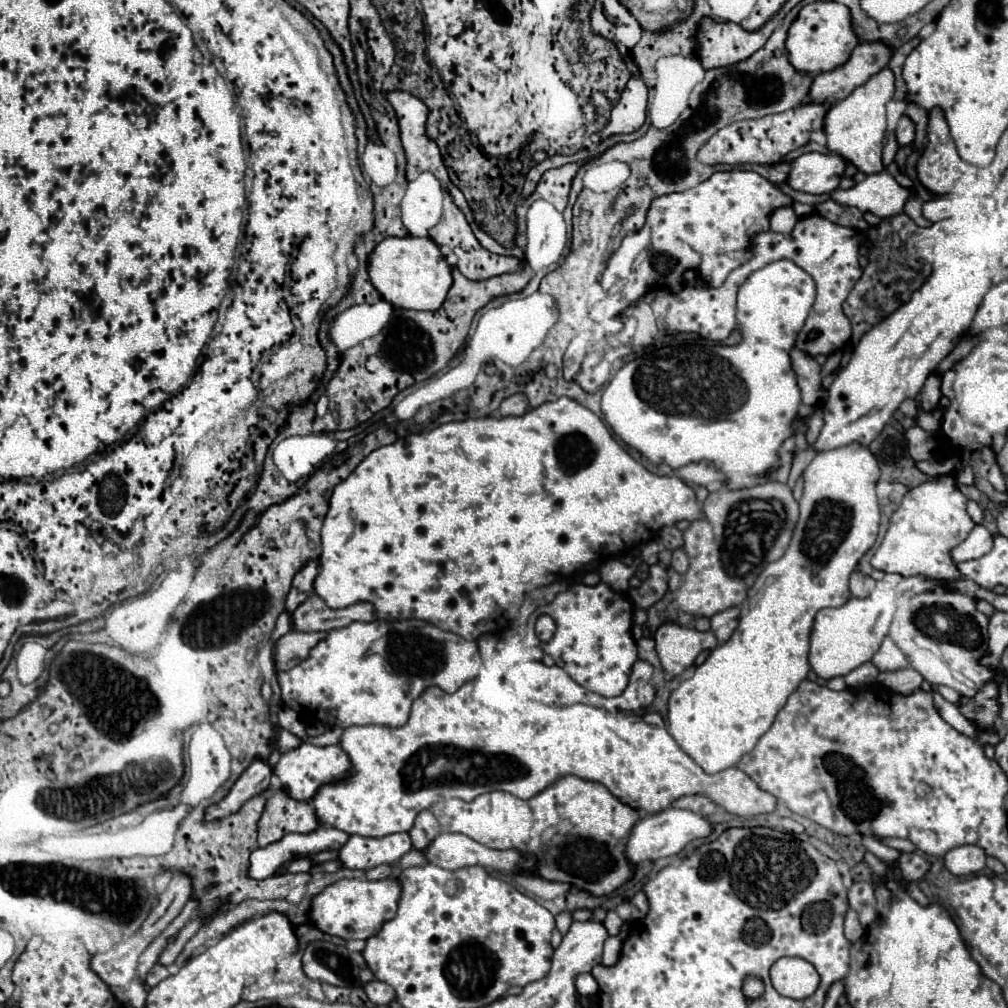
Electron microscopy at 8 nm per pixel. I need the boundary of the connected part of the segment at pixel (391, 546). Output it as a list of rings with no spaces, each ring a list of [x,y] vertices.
[[[559,398],[555,402],[547,402],[547,404],[541,404],[539,408],[531,408],[527,410],[523,416],[517,416],[517,418],[475,418],[475,420],[463,420],[463,422],[449,422],[449,424],[443,424],[431,432],[421,432],[421,434],[411,434],[407,438],[399,438],[397,442],[389,444],[389,446],[381,446],[377,450],[373,450],[359,466],[357,470],[353,470],[349,474],[347,480],[343,480],[341,484],[335,486],[333,490],[333,496],[331,496],[331,502],[329,502],[329,512],[325,516],[325,522],[323,522],[323,530],[321,530],[321,558],[319,558],[319,576],[315,578],[315,594],[321,596],[329,608],[345,608],[345,606],[351,606],[353,602],[373,602],[375,610],[377,610],[377,618],[379,620],[405,620],[405,618],[419,618],[419,620],[425,620],[425,622],[431,622],[435,624],[437,628],[441,630],[449,630],[453,634],[461,634],[461,638],[473,638],[473,640],[479,640],[485,632],[491,632],[491,630],[501,630],[501,628],[507,628],[509,622],[513,622],[513,618],[517,616],[519,612],[519,604],[523,602],[523,596],[529,592],[529,584],[539,588],[539,586],[547,586],[547,584],[553,584],[553,582],[559,582],[559,574],[563,578],[567,576],[573,576],[575,572],[589,572],[589,570],[597,570],[599,562],[607,560],[607,556],[617,556],[617,554],[623,554],[629,546],[637,546],[639,540],[645,542],[645,540],[651,540],[661,528],[665,526],[675,526],[679,520],[701,520],[705,518],[703,514],[703,506],[701,502],[697,500],[695,492],[691,486],[687,486],[681,478],[677,476],[657,476],[657,474],[651,474],[645,466],[641,466],[637,460],[633,460],[629,456],[629,452],[611,436],[609,428],[601,422],[601,418],[597,414],[593,414],[589,408],[581,406],[579,402],[571,400],[571,398]]]

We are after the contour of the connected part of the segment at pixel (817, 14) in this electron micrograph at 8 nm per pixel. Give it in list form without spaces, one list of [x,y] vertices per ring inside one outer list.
[[[813,2],[803,6],[797,20],[789,28],[789,36],[785,44],[789,52],[789,62],[797,70],[805,70],[807,74],[817,76],[821,72],[829,72],[841,66],[841,62],[847,62],[849,54],[859,44],[859,40],[853,34],[851,14],[847,6],[837,2]]]

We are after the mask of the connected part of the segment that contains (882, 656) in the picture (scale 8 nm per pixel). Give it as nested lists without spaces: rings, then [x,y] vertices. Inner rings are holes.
[[[883,640],[881,648],[877,650],[877,654],[873,656],[873,664],[881,670],[881,672],[895,672],[895,670],[903,670],[909,666],[909,660],[907,656],[895,646],[895,644],[885,644],[885,642],[891,642],[891,640]]]

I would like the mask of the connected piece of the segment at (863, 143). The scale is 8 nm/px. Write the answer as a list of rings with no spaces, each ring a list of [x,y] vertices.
[[[889,68],[871,76],[865,84],[855,88],[847,98],[833,104],[827,112],[825,120],[825,134],[827,146],[831,152],[839,152],[845,160],[855,164],[861,172],[873,174],[883,170],[881,164],[881,150],[885,140],[885,104],[893,98],[893,72]]]

